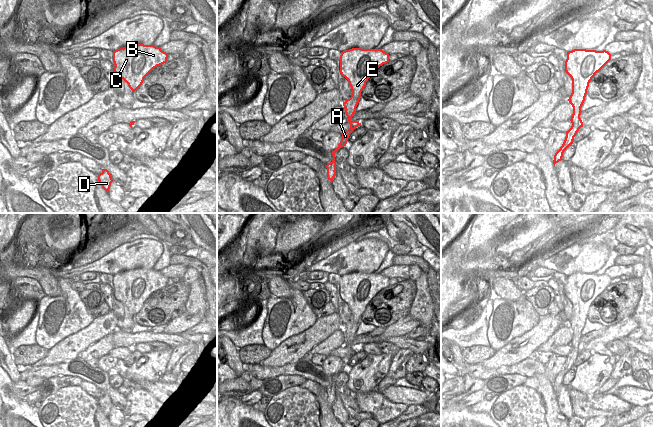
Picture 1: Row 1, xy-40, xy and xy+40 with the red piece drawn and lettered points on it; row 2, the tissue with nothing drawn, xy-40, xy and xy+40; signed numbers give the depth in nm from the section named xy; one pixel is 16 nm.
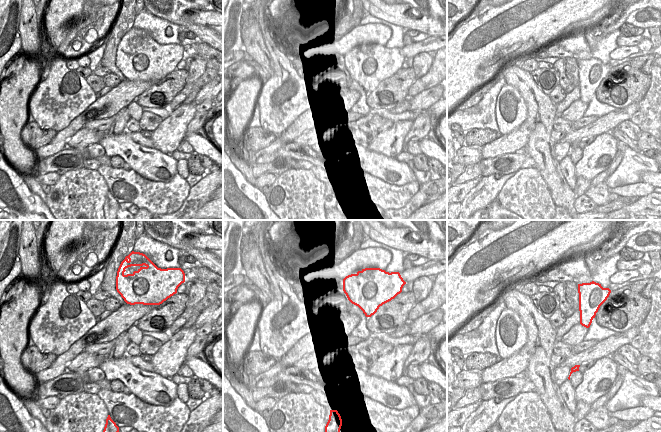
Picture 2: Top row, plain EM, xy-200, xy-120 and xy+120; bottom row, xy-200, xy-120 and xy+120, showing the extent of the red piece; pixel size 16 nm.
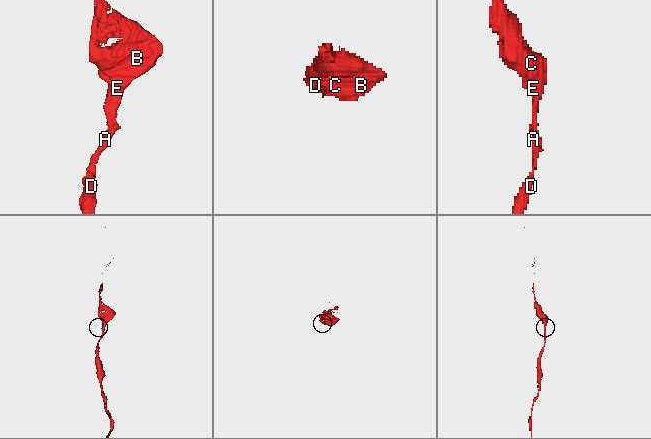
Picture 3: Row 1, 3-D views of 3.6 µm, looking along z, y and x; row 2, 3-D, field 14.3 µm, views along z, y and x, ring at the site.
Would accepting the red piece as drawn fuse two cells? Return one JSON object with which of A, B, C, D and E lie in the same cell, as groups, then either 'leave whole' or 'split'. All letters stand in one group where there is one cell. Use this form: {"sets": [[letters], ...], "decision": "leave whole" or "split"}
{"sets": [["A", "B", "C", "D", "E"]], "decision": "leave whole"}

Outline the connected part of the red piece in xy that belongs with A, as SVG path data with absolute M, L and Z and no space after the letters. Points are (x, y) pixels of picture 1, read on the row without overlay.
M352 272L341 276L340 279L340 297L345 301L351 311L351 320L343 326L346 340L350 352L342 358L341 365L338 371L332 375L333 383L326 389L327 402L331 406L336 399L335 377L342 371L346 370L350 358L358 350L361 350L359 345L352 345L352 341L356 336L356 331L359 327L361 316L364 313L368 303L374 296L383 288L389 286L389 278L381 273L362 273Z

